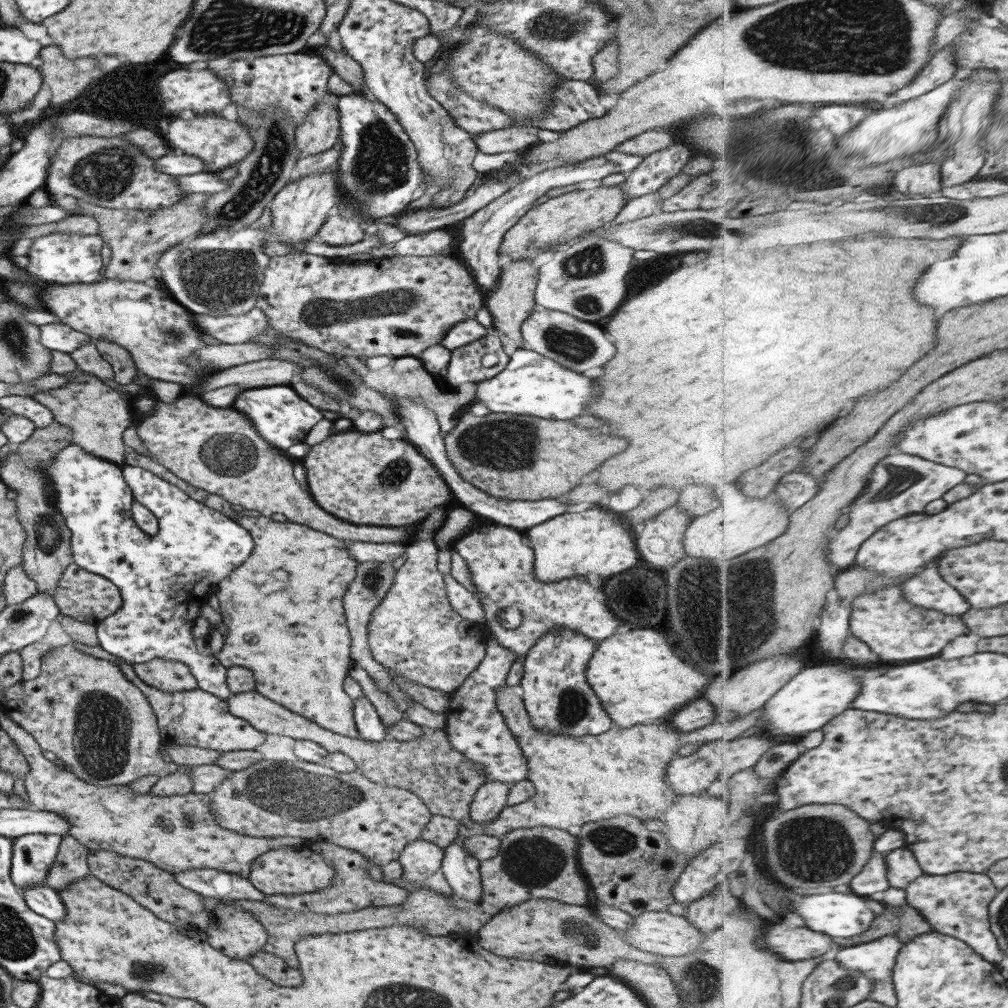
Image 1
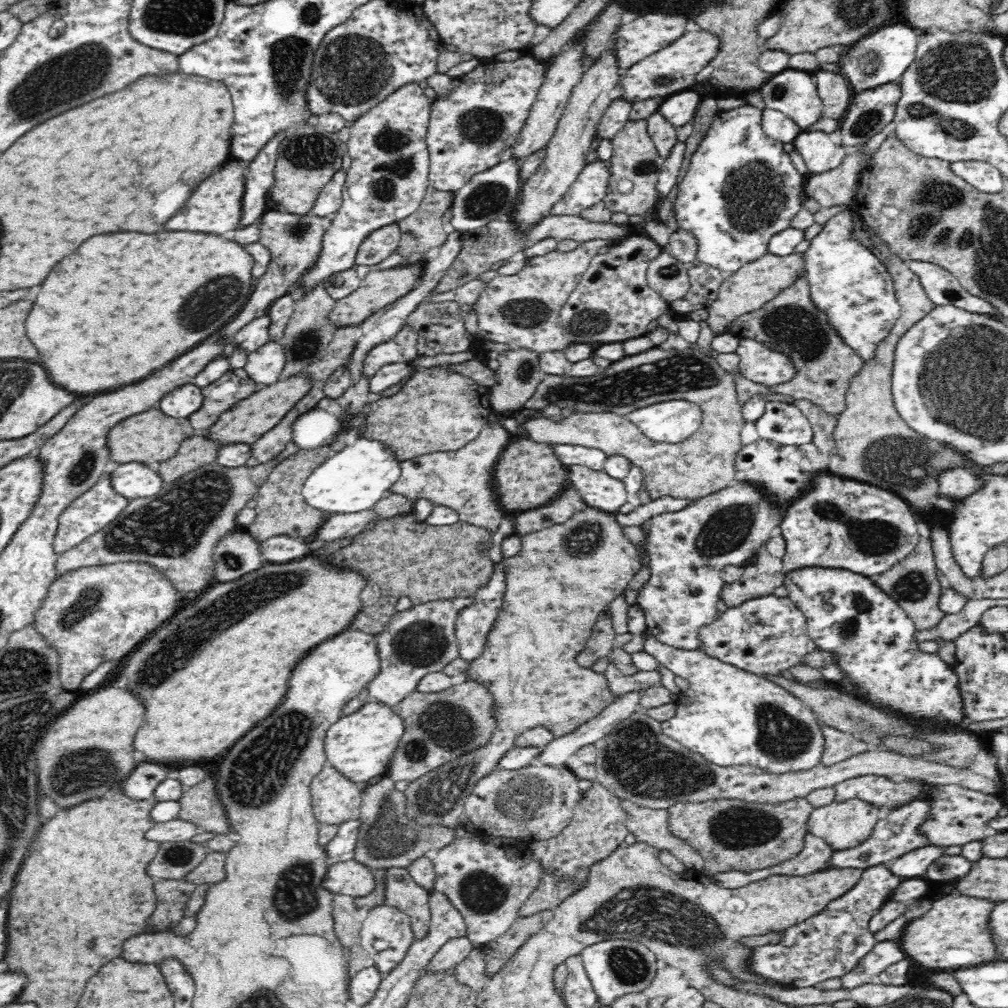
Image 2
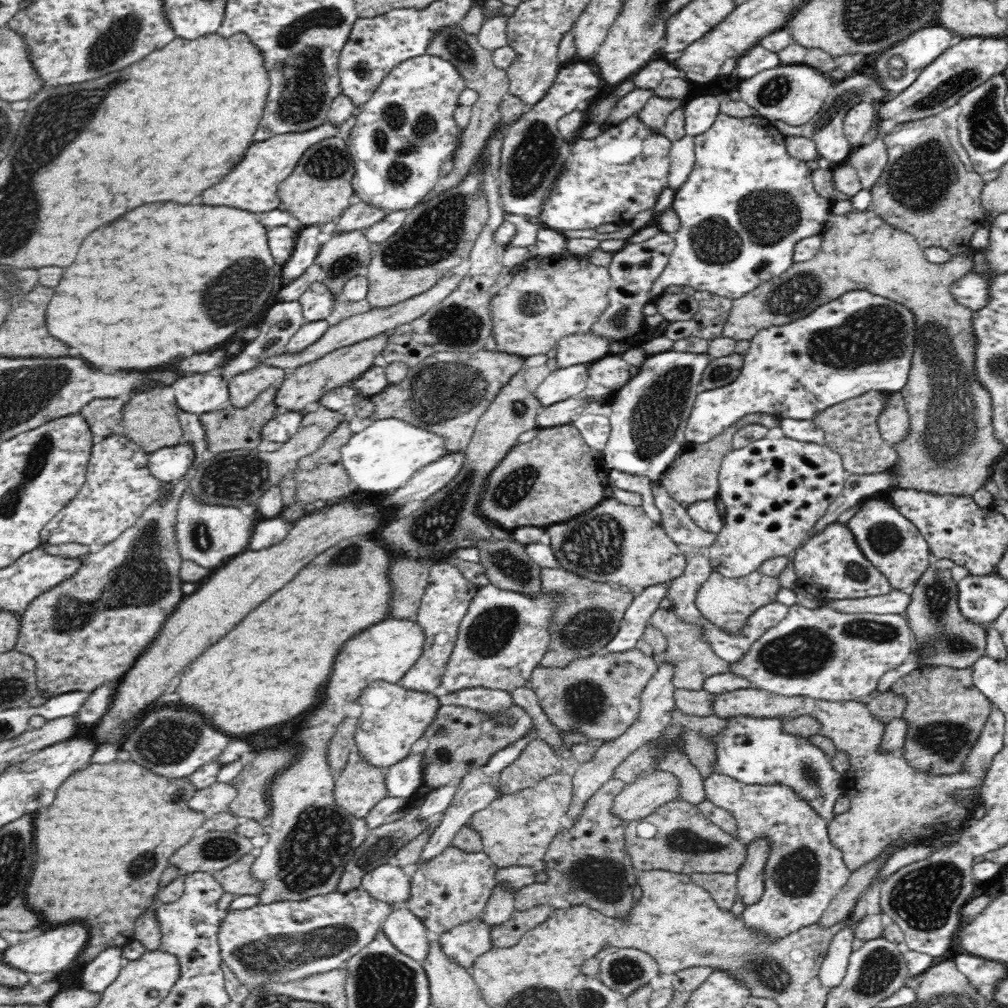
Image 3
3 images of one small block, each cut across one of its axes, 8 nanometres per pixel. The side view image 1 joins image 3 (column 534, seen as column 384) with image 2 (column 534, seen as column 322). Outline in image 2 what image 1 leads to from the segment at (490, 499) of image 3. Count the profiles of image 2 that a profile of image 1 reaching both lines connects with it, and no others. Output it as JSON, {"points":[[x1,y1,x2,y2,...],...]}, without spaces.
{"points":[[522,435,502,450,494,466,492,485,504,514,517,514,547,505,568,486,569,467,559,459,553,446,549,442,536,442]]}

